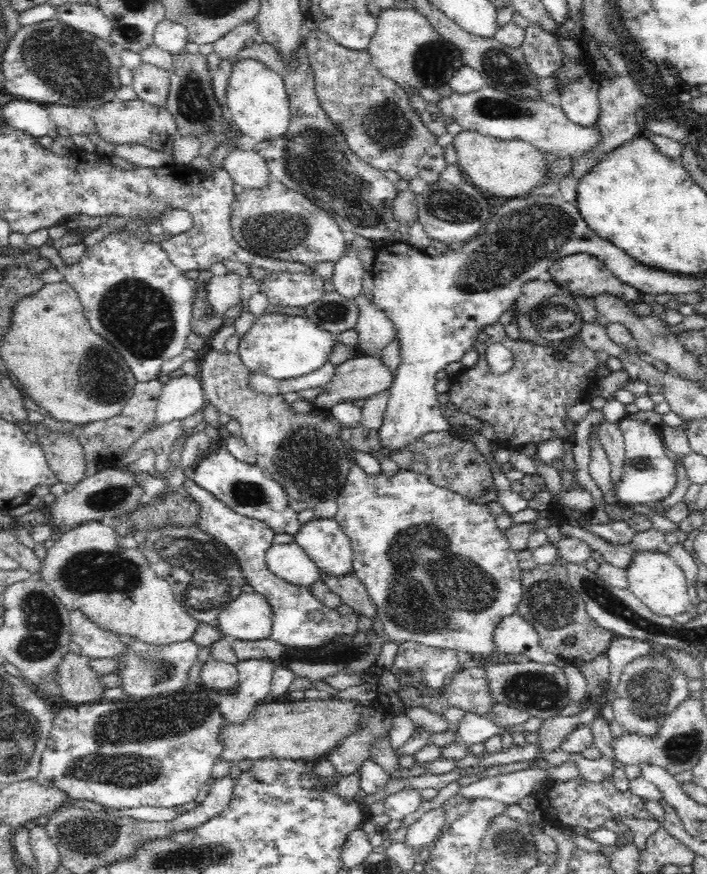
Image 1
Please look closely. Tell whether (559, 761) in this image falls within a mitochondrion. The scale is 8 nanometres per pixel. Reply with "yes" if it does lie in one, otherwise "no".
no

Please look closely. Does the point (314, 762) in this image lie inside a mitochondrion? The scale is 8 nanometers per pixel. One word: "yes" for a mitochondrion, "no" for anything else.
no

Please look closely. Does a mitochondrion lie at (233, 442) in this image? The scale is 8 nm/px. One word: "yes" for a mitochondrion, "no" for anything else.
no

